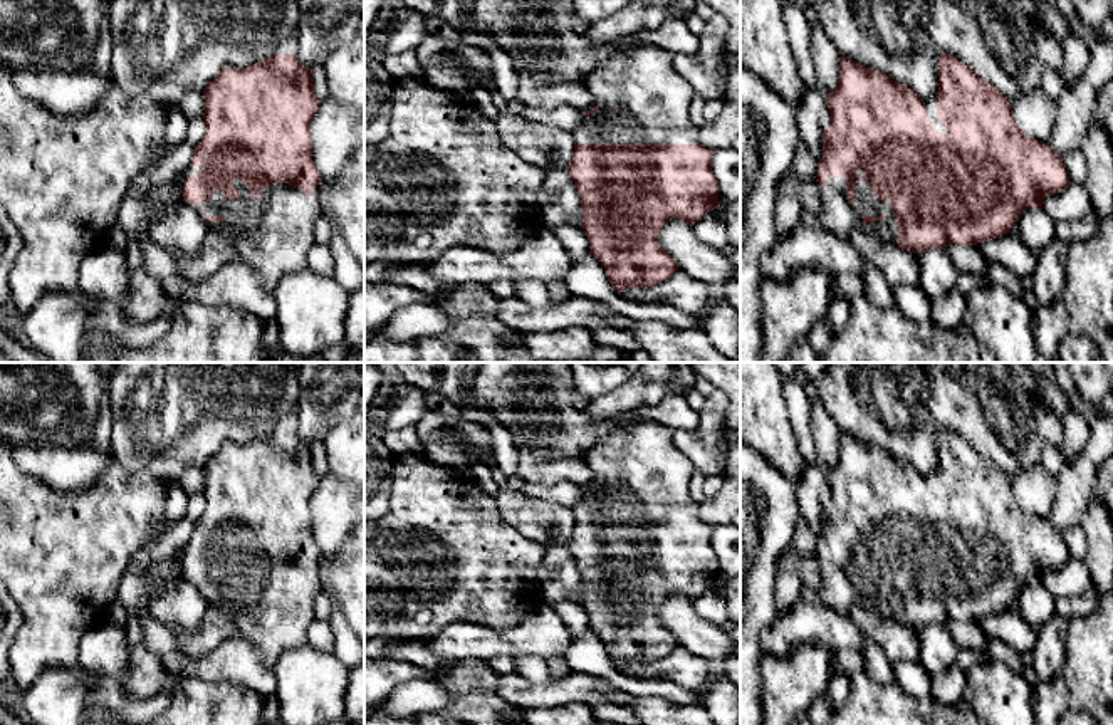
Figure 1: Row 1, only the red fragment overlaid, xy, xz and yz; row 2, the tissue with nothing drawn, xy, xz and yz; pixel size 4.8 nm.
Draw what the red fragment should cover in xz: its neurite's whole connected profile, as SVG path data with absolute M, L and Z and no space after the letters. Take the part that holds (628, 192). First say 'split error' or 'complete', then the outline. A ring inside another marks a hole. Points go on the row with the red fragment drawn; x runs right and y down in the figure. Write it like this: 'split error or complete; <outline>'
split error; M641 44L633 49L628 55L614 54L604 65L596 69L594 72L588 74L581 79L584 87L594 97L594 107L588 112L583 112L583 123L572 133L574 136L574 151L572 159L567 166L567 171L574 181L574 188L581 198L583 208L583 230L589 240L591 253L601 262L608 274L608 280L614 292L623 292L624 289L646 289L653 287L666 279L670 279L677 270L677 260L661 248L658 243L658 235L671 218L680 218L688 225L695 225L702 220L708 211L720 206L718 201L718 181L712 170L712 149L707 149L703 144L698 143L698 128L690 119L690 104L693 101L693 89L692 86L675 70L673 54L663 50L660 47Z

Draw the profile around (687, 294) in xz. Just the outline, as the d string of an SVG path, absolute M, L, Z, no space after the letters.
M677 270L670 279L646 289L624 289L621 297L635 302L660 302L702 317L710 307L708 284L692 279L687 272Z

